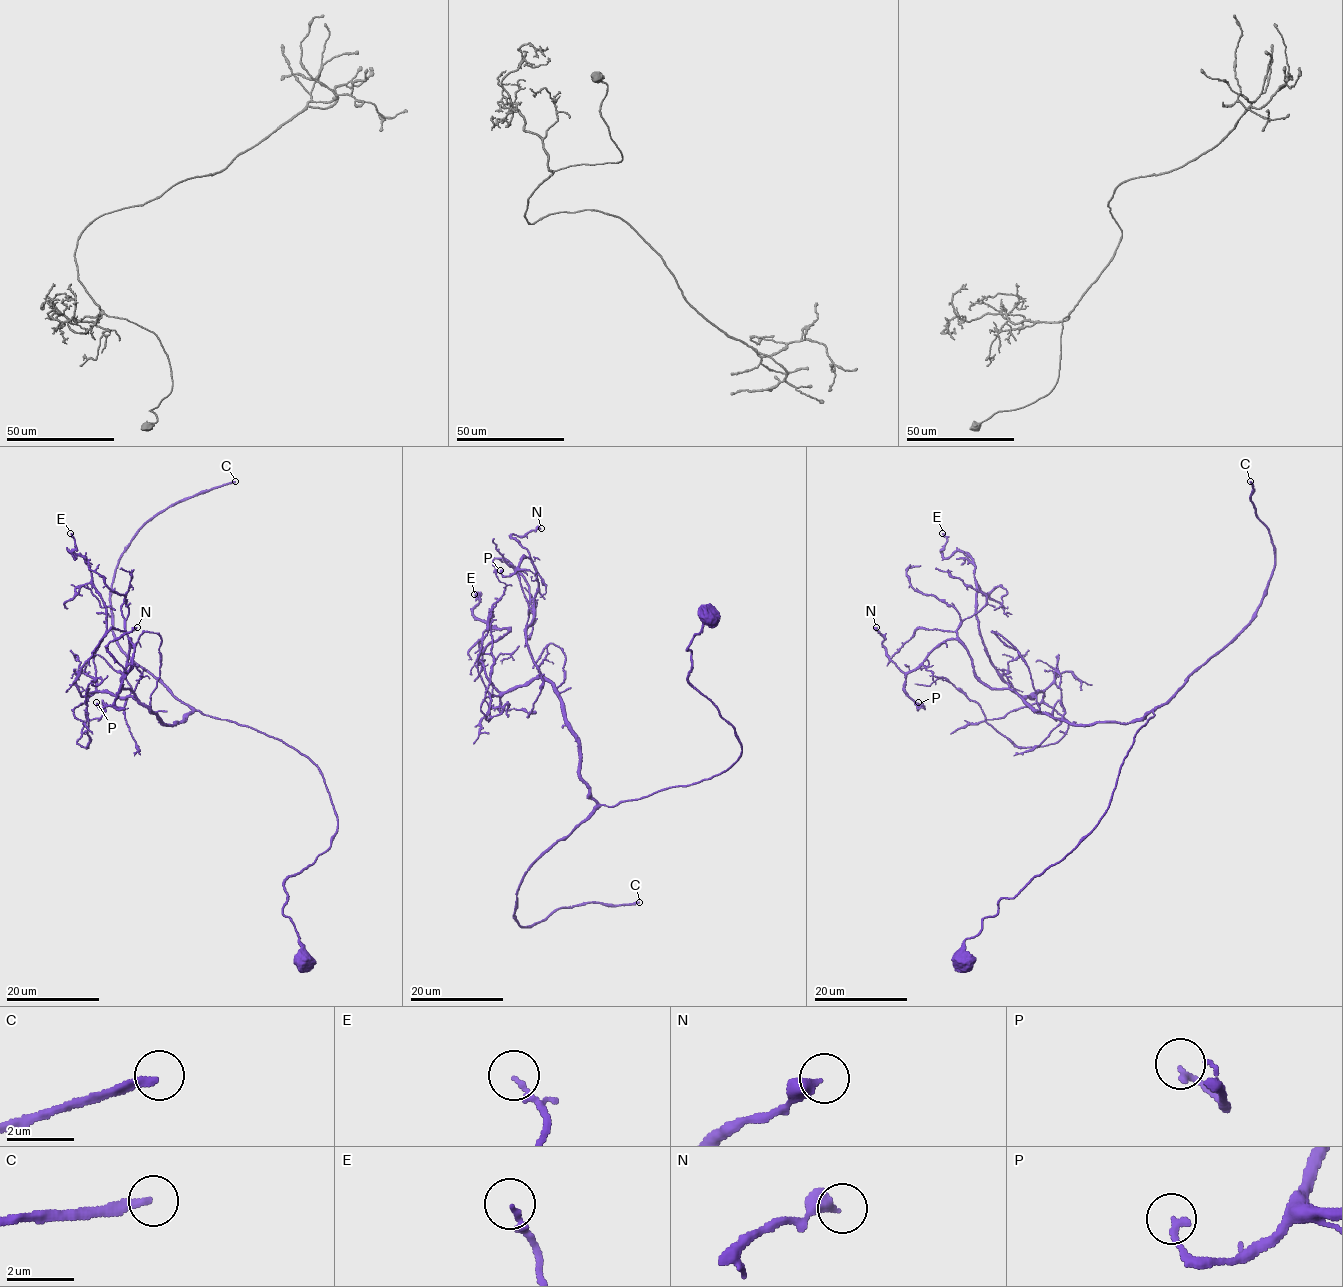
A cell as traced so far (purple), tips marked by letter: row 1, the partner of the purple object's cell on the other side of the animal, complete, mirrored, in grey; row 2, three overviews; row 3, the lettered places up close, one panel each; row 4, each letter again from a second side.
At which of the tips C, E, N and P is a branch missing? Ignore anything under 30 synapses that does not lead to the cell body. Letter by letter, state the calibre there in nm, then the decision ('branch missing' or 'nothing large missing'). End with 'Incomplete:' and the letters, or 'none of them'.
C: calibre 200 nm; branch missing
E: calibre 140 nm; nothing large missing
N: calibre 400 nm; nothing large missing
P: calibre 200 nm; nothing large missing
Incomplete: C

